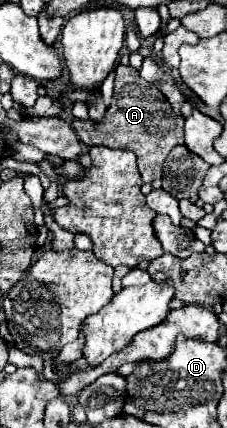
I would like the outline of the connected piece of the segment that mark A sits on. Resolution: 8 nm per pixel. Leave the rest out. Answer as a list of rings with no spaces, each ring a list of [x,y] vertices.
[[[117,65],[115,67],[115,95],[113,103],[107,109],[107,115],[101,123],[95,125],[95,121],[87,119],[73,119],[73,129],[79,135],[81,143],[93,147],[93,145],[105,145],[113,149],[129,149],[137,155],[137,165],[141,171],[141,177],[145,183],[151,183],[155,179],[161,179],[163,161],[167,159],[169,151],[183,143],[183,123],[185,119],[175,115],[171,111],[171,105],[167,103],[167,97],[153,87],[153,83],[147,83],[141,79],[139,71],[133,67]]]

